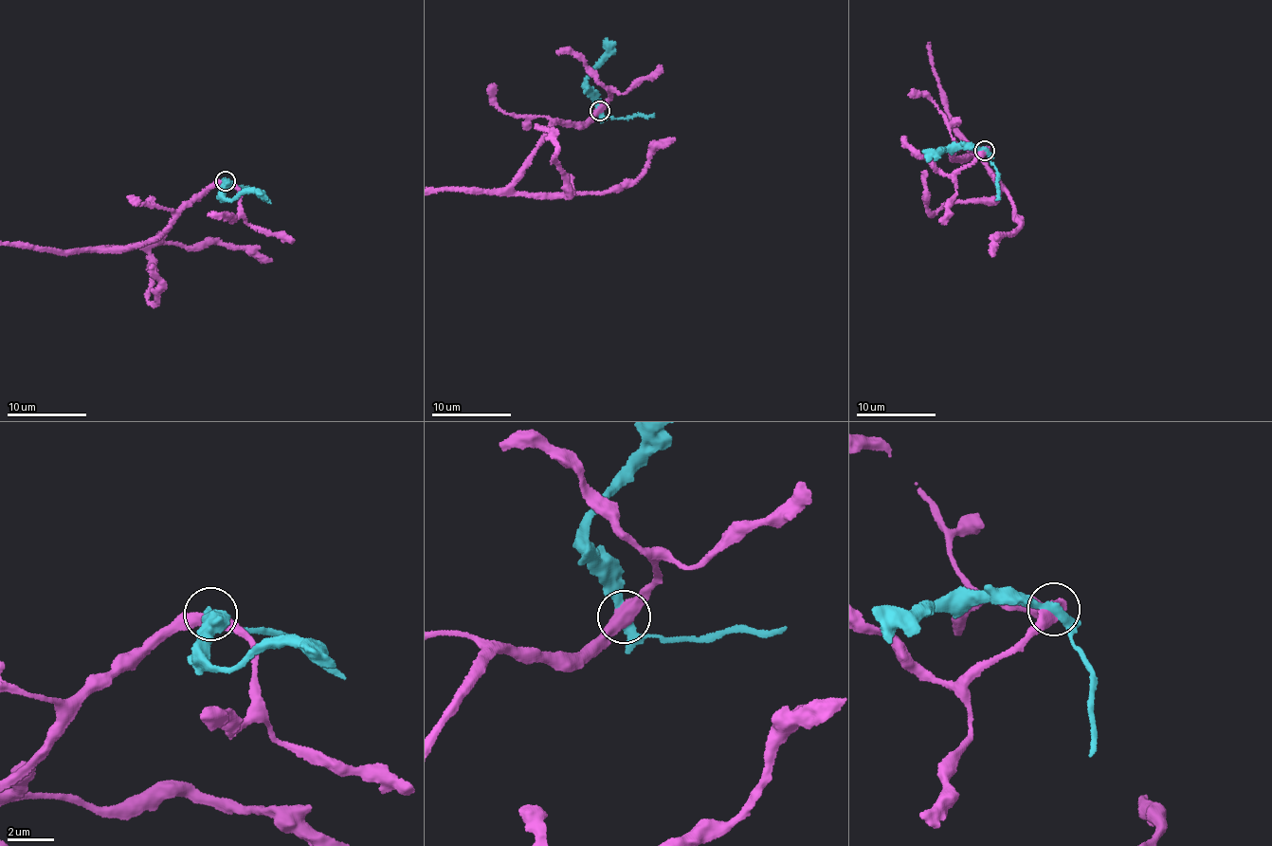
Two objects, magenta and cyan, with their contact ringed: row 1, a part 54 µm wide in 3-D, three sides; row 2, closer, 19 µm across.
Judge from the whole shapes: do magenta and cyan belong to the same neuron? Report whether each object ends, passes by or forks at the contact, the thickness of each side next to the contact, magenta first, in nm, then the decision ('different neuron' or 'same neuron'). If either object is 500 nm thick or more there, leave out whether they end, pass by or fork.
magenta passes by; cyan passes by; calibres 480 and 360 nm; different neuron

